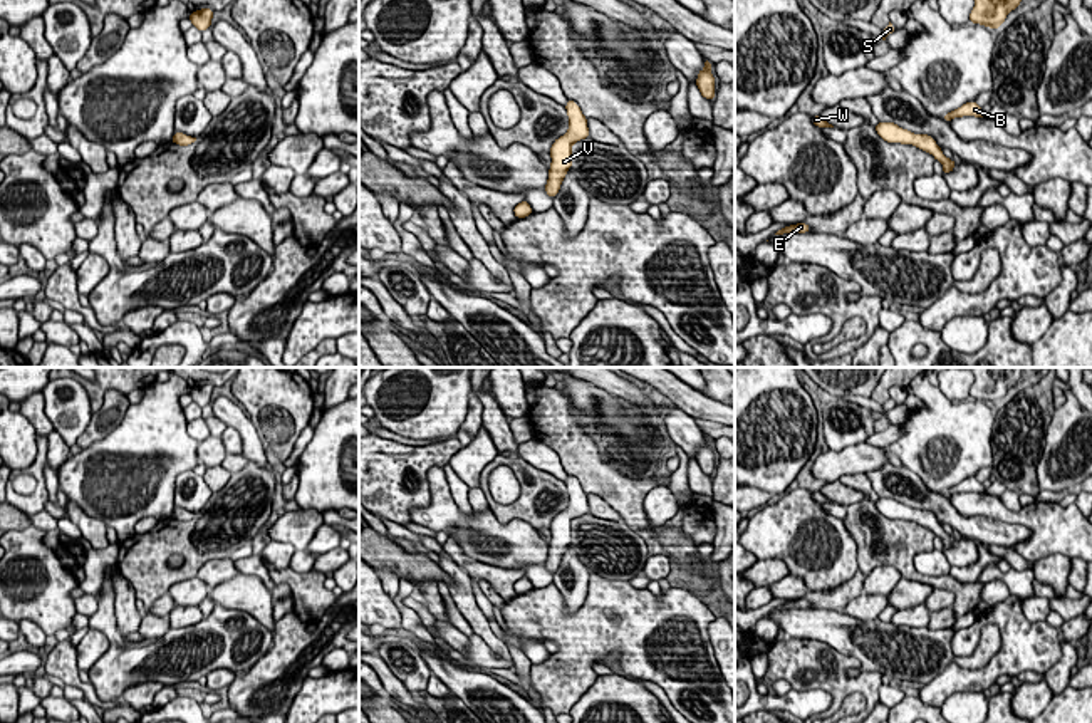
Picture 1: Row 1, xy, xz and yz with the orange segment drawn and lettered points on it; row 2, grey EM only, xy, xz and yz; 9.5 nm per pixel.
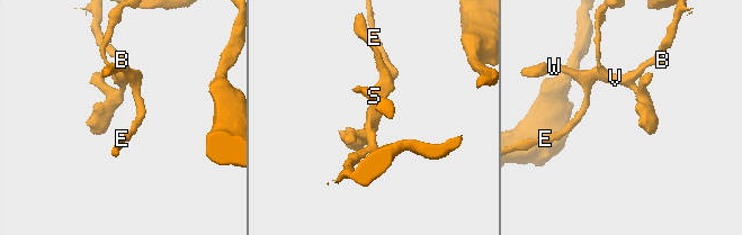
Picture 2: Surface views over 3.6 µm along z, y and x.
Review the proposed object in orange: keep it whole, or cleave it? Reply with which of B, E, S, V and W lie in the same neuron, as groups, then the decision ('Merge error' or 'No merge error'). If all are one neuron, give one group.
Groups: B E S V W. No merge error

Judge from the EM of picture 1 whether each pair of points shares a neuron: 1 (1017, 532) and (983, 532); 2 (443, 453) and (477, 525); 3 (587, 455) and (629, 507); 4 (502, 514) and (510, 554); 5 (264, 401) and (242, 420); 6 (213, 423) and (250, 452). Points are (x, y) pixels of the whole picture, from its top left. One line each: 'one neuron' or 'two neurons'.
1: one neuron
2: two neurons
3: one neuron
4: two neurons
5: two neurons
6: two neurons

